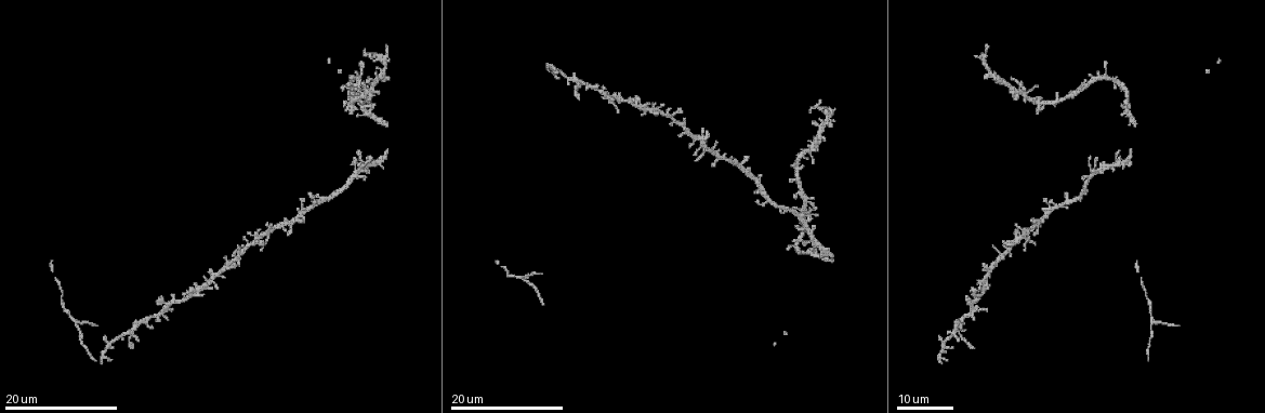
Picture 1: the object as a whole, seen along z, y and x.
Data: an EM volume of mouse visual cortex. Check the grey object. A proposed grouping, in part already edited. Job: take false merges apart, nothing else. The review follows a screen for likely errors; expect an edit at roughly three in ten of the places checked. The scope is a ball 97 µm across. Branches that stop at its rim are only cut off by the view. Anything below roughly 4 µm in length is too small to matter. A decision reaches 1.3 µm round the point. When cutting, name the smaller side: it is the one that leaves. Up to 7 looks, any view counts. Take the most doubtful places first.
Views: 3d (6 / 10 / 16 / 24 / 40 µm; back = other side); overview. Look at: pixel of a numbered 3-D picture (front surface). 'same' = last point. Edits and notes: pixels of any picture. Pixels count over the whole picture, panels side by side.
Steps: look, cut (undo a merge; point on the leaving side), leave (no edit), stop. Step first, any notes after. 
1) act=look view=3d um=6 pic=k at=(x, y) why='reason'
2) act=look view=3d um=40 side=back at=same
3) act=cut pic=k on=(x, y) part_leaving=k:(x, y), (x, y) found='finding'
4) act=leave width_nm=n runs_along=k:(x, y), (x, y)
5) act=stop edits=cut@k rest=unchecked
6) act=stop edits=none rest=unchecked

act=look view=3d um=24 pic=1 at=(78, 321)

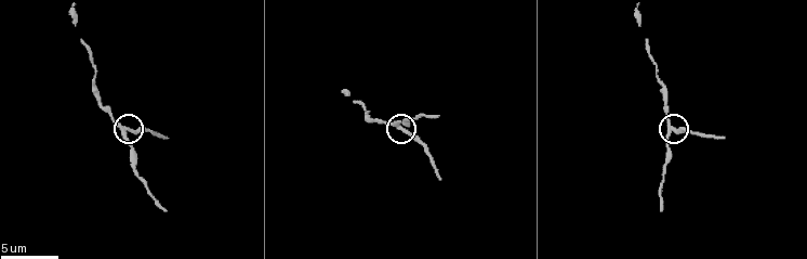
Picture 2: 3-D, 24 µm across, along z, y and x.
act=look view=3d um=6 pic=2 at=(403, 129)

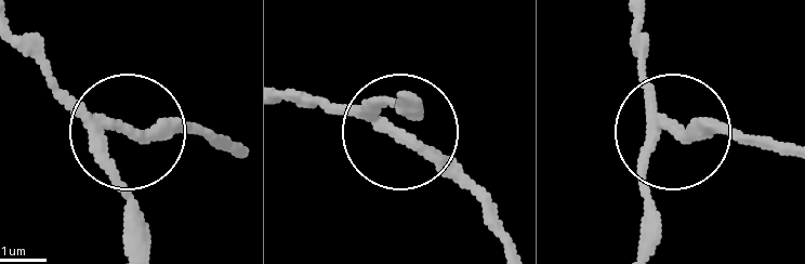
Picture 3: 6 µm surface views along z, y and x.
act=cut pic=3 on=(159, 137) side_arm_um=6 arms=3 found='two cells meet here'

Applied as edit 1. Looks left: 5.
act=look view=overview

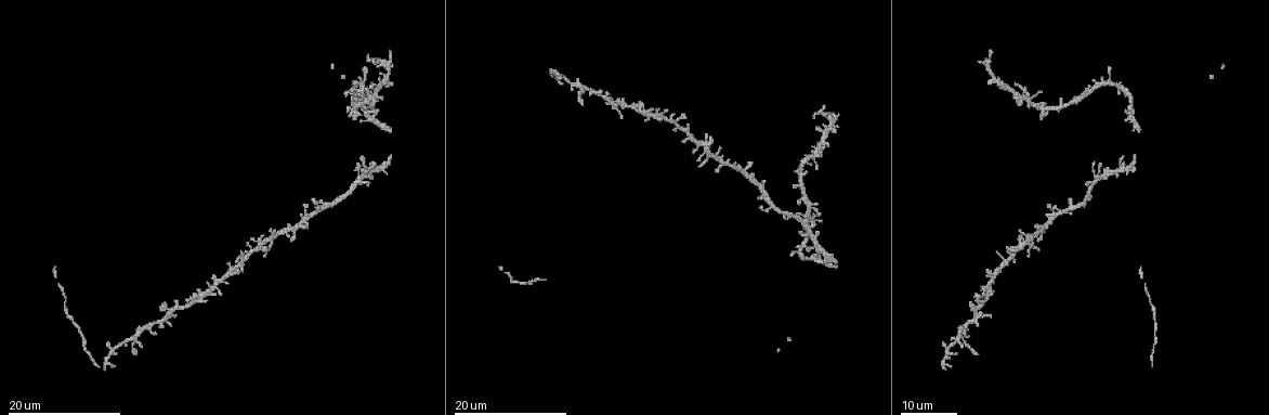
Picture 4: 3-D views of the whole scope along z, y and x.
act=look view=3d um=16 pic=4 at=(613, 108)

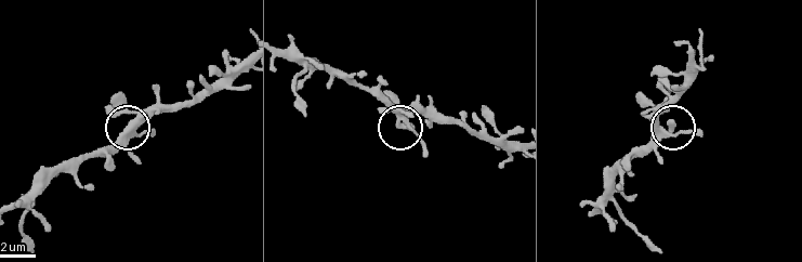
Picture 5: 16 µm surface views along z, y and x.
act=look view=3d um=10 pic=5 at=(403, 124)

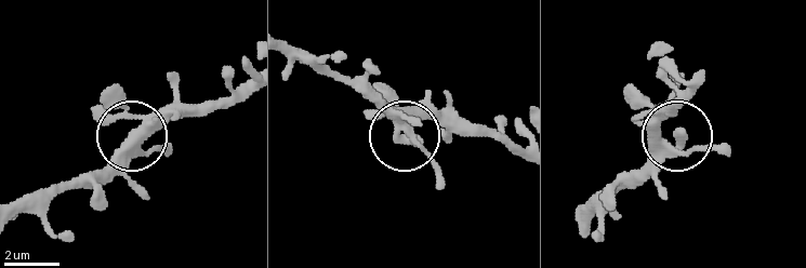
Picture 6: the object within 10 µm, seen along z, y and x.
act=leave width_nm=400 found='one cell here'

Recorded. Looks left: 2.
act=look view=3d um=16 pic=4 at=(581, 88) why='four or more arms meet'

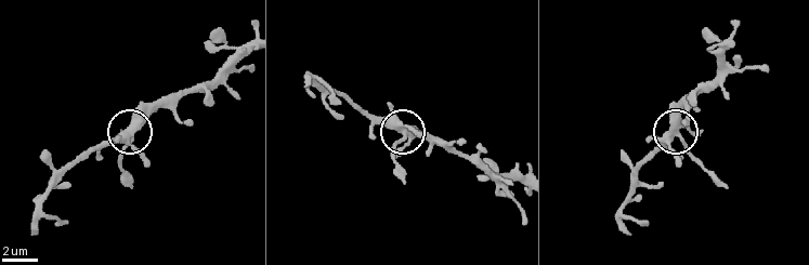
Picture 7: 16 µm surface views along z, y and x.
act=look view=3d um=10 pic=7 at=(128, 133) why='closer look'

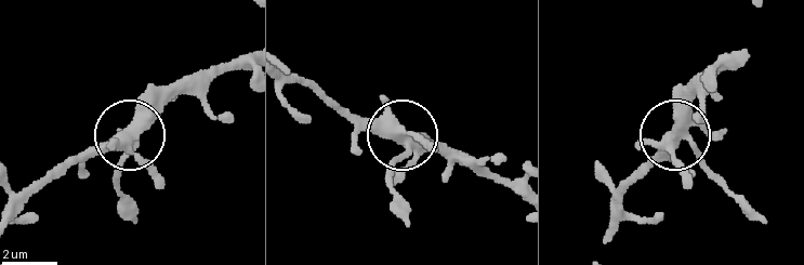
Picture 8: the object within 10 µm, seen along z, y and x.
act=leave arms=5 runs_along=8:(248, 56), (193, 79), (136, 130), (88, 147), (62, 170) found='one cell here'

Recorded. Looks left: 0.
act=stop edits=cut@3 rest=unchecked

